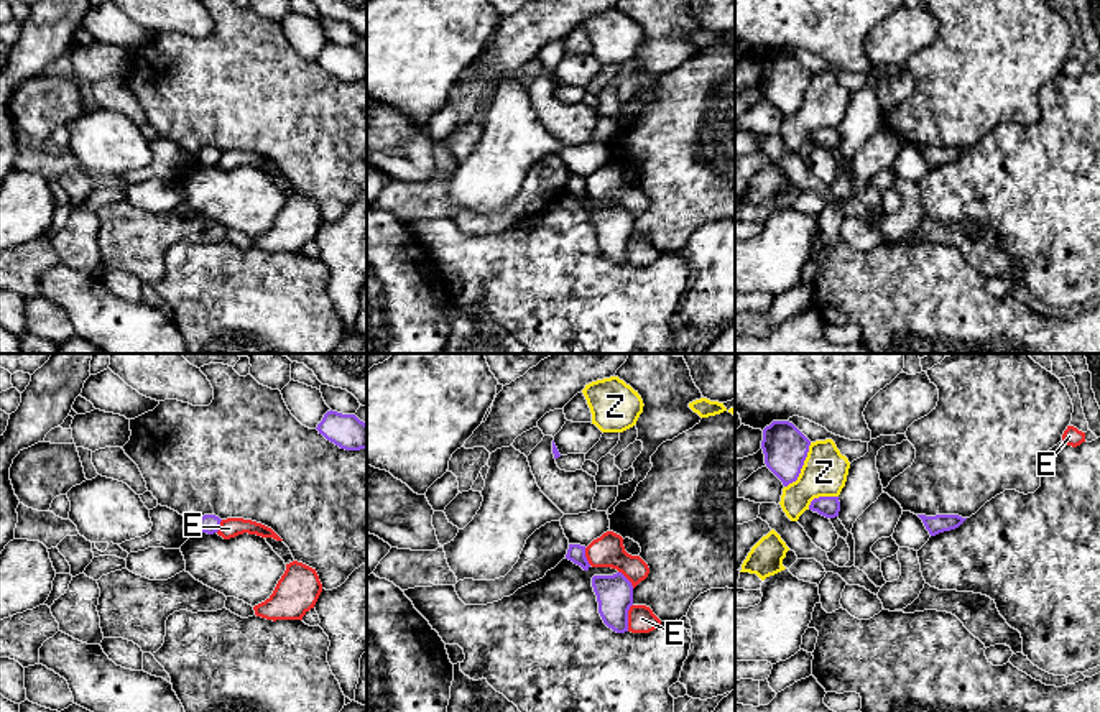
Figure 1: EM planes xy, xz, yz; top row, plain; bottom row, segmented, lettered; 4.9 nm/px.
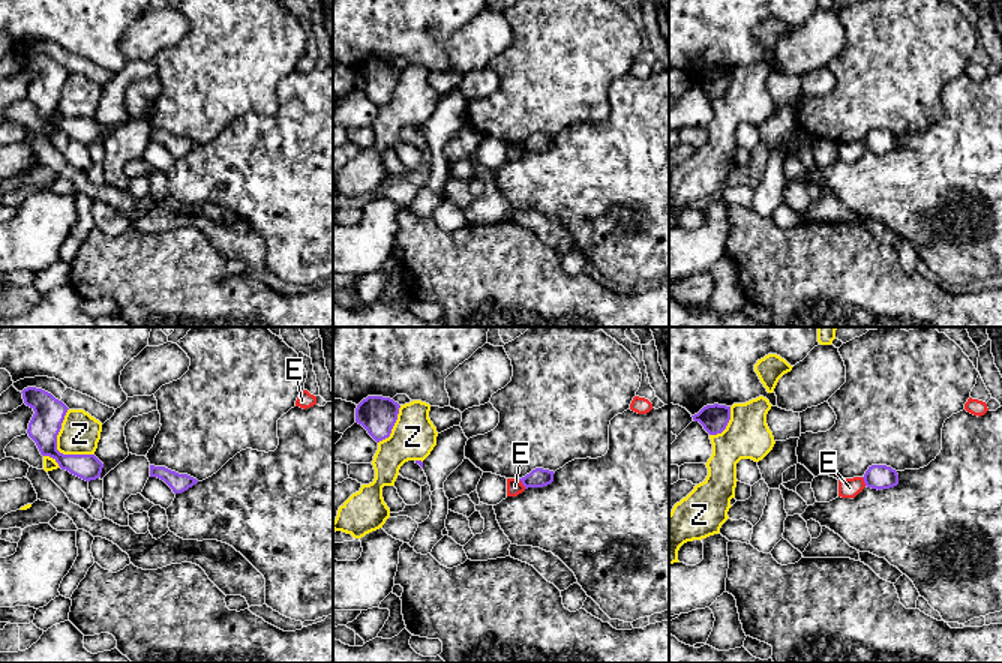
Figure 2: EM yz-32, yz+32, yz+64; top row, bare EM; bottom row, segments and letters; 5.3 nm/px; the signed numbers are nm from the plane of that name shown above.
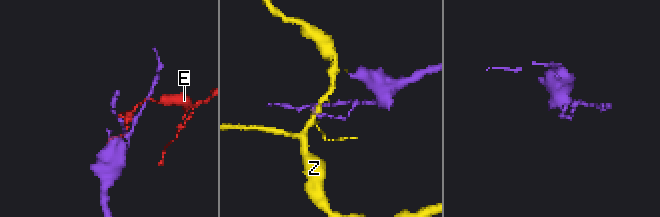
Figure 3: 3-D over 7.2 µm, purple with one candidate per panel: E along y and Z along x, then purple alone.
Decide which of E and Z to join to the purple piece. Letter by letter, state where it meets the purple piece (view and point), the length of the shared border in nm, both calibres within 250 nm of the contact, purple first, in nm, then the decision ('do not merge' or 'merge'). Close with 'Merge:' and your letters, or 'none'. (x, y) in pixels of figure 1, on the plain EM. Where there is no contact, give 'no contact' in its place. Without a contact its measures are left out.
E: xz (627, 249) | 140 nm | 180/130 nm | do not merge
Z: yz (801, 99) | 260 nm | 220/220 nm | do not merge
Merge: none

